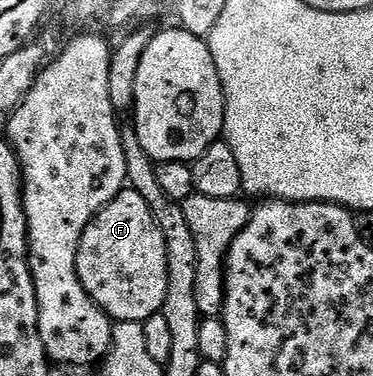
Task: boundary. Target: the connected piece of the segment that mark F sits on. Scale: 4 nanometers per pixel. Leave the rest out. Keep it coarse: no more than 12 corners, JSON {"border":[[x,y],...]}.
{"border":[[121,191],[79,241],[77,272],[114,324],[167,297],[167,245]]}

